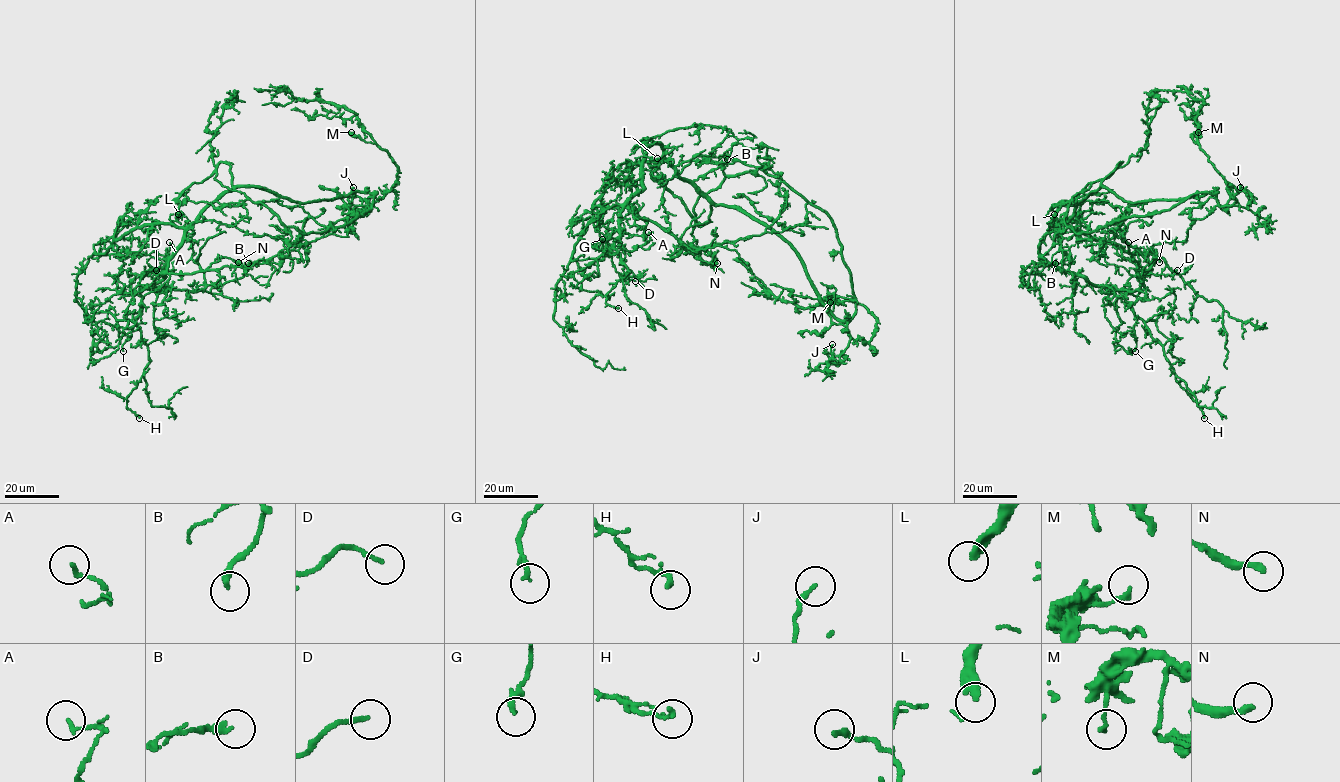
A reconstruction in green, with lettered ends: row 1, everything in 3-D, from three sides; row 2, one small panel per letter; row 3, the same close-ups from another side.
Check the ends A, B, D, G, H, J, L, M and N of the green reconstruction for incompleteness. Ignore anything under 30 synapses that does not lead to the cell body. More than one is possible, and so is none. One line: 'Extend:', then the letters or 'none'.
Extend: L

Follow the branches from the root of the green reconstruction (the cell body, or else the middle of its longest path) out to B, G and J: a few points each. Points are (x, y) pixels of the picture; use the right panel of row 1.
B: (1105, 187), (1091, 191), (1068, 220), (1045, 236), (1035, 273), (1028, 274), (1021, 266), (1055, 263)
G: (1105, 187), (1091, 191), (1068, 220), (1045, 236), (1039, 253), (1053, 266), (1124, 298), (1136, 318), (1135, 351)
J: (1105, 187), (1122, 199), (1133, 203), (1178, 200), (1216, 192), (1220, 206), (1246, 208), (1252, 195), (1240, 187)

